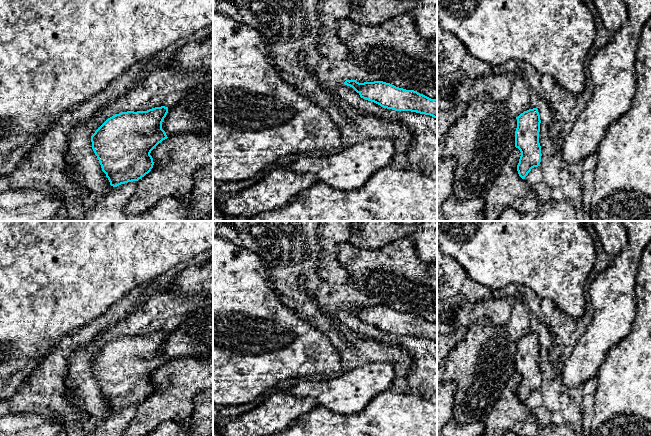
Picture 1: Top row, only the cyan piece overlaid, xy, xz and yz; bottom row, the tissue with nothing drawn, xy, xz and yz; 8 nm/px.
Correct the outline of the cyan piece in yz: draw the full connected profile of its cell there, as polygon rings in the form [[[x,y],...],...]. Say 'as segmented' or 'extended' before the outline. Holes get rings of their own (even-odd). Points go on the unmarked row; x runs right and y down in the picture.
as segmented; [[[537,332],[524,335],[516,343],[515,371],[521,376],[517,395],[519,400],[525,403],[531,393],[538,391],[541,386],[539,367],[541,344]]]

